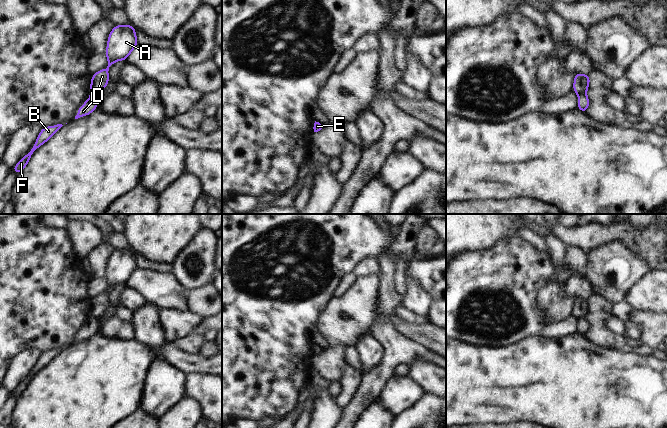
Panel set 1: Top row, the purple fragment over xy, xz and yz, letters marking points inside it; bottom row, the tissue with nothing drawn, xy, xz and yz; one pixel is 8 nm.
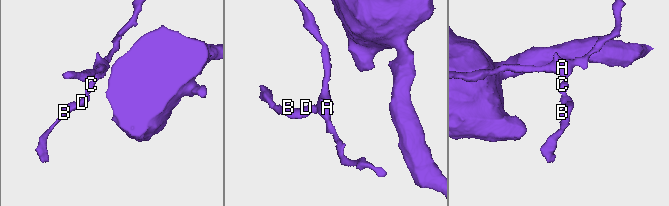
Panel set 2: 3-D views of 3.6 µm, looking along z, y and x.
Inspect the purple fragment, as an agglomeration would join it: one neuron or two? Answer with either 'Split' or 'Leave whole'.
Split

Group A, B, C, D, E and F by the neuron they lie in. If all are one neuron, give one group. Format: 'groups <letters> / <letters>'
groups A C / B D E F

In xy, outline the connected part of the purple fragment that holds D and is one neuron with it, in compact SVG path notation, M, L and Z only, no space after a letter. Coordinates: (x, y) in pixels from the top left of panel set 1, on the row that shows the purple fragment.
M90 94L90 98L78 109L75 119L84 117L97 109L97 98L95 94Z

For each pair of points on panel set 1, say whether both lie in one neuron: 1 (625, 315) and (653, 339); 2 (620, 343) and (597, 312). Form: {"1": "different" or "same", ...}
{"1": "same", "2": "same"}

